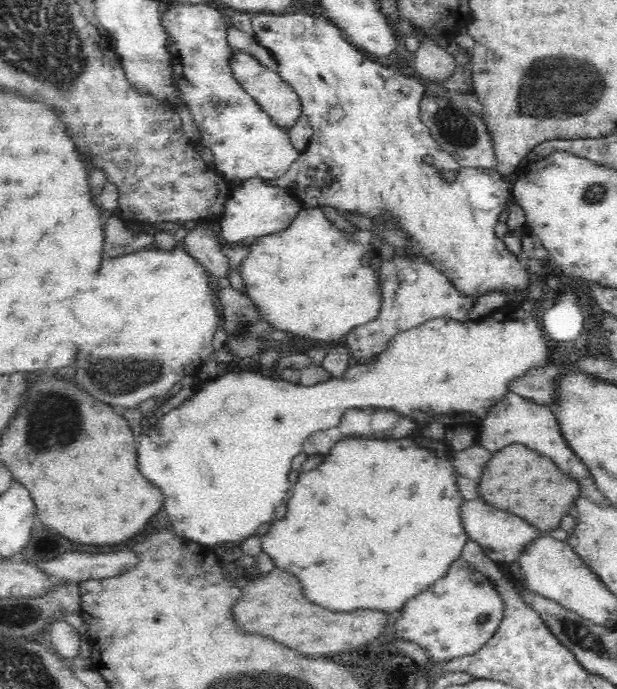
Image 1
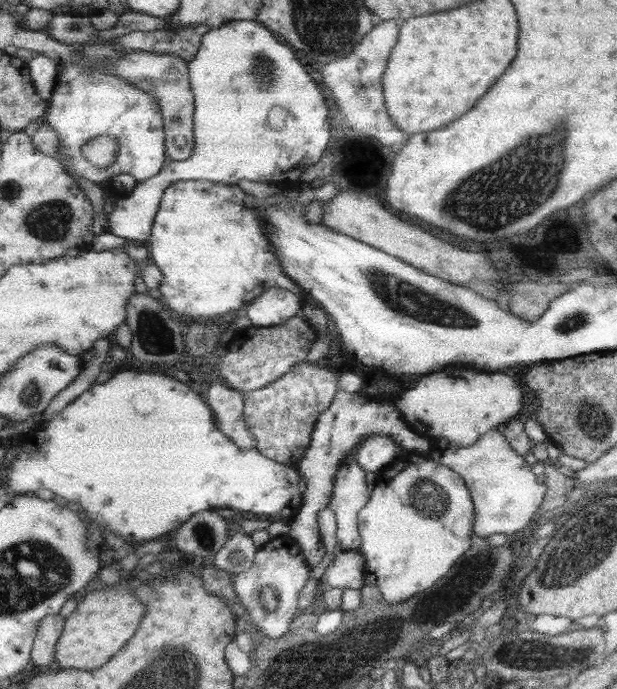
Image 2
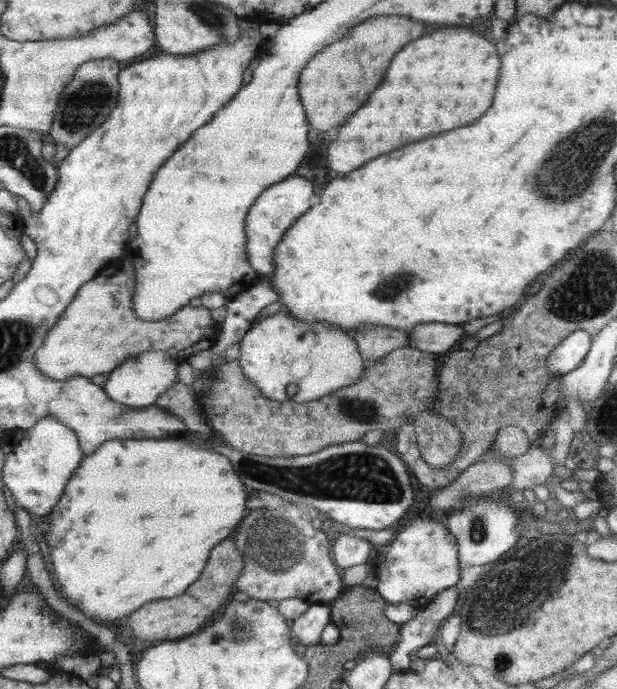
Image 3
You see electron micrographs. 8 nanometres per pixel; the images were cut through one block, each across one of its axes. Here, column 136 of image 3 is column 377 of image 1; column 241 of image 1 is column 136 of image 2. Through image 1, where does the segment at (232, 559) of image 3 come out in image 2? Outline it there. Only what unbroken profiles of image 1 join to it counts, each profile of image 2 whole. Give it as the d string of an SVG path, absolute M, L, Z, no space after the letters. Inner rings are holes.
M104 586L103 590L87 594L77 604L76 609L65 618L62 634L54 649L54 658L60 669L89 671L100 668L130 640L144 614L144 606L133 590L124 586Z

